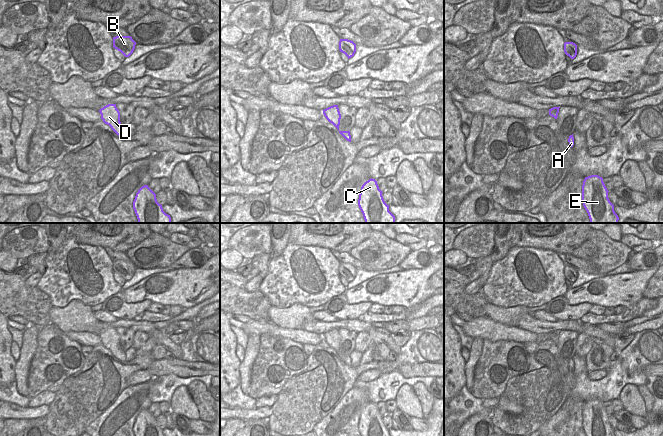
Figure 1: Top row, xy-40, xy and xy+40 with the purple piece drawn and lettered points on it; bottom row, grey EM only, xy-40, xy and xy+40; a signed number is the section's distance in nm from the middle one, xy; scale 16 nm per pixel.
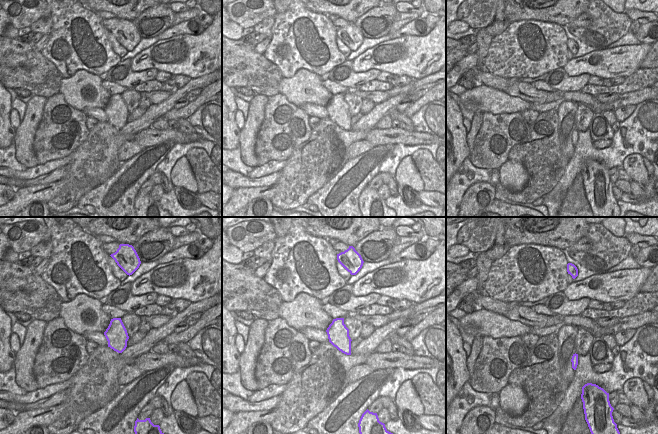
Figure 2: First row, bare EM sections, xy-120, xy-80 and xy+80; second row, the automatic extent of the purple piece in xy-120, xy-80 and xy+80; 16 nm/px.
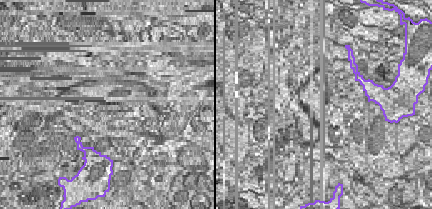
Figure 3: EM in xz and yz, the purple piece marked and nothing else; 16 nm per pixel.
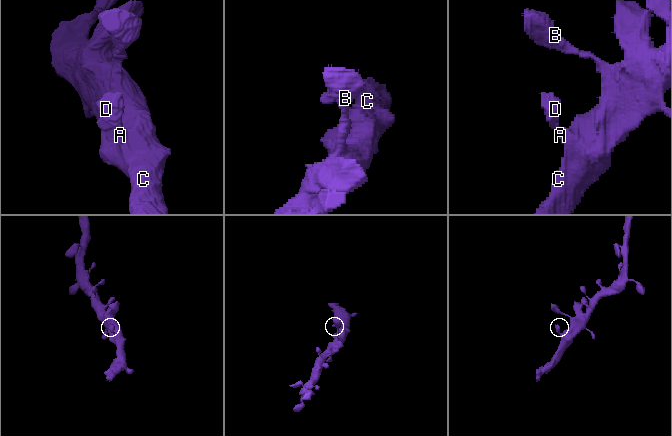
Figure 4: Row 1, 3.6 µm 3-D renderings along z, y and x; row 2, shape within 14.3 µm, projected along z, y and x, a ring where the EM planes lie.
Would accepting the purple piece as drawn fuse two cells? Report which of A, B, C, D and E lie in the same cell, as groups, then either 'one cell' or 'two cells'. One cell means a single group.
A B C D E | one cell

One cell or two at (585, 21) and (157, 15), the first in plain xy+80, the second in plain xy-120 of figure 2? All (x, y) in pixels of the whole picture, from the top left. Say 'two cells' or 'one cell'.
one cell

